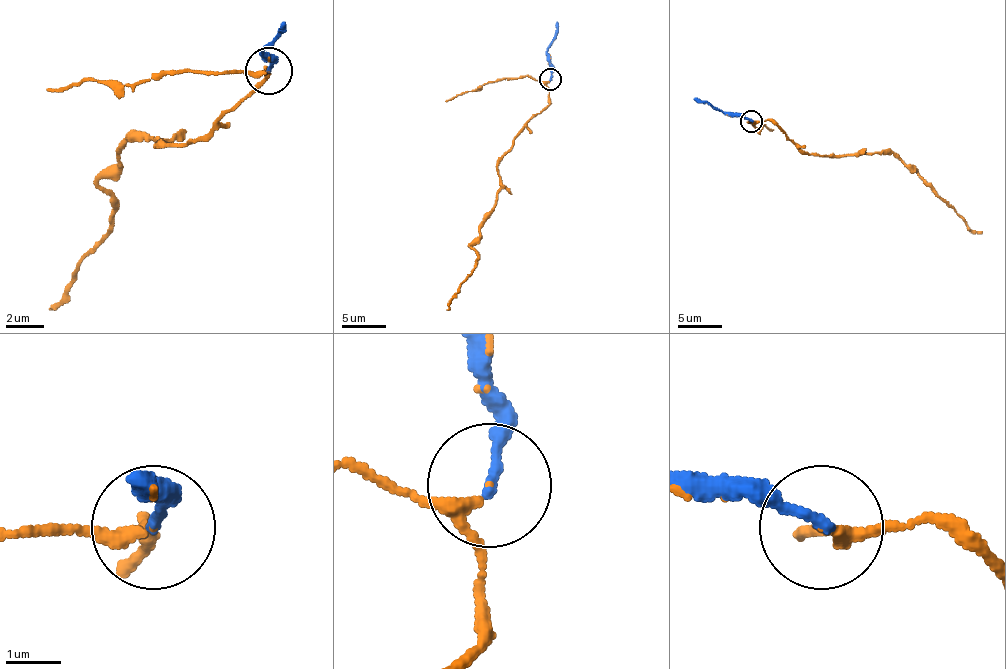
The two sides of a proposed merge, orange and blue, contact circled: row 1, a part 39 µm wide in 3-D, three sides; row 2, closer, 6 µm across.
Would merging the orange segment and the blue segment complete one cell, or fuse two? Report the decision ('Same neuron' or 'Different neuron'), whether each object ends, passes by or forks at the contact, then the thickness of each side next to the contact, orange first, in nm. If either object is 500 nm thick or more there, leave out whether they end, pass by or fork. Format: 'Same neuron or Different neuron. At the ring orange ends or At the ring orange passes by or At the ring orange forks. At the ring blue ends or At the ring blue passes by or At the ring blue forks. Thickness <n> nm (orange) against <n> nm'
Same neuron. At the ring orange passes by. At the ring blue ends. Thickness 170 nm (orange) against 190 nm

